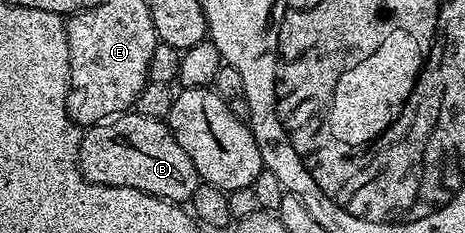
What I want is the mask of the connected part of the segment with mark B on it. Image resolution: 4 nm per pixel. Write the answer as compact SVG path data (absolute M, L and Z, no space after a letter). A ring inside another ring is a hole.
M123 113L85 128L78 142L76 167L89 183L136 189L179 205L189 201L200 182L188 153L180 149L169 126L137 113Z

